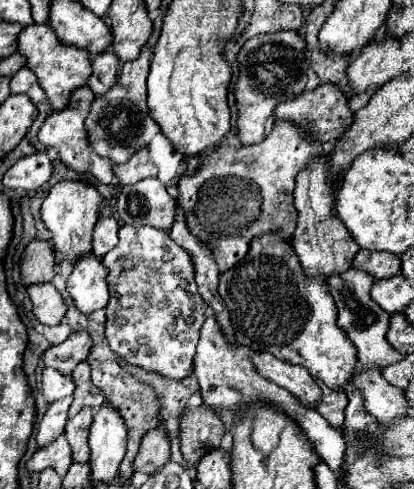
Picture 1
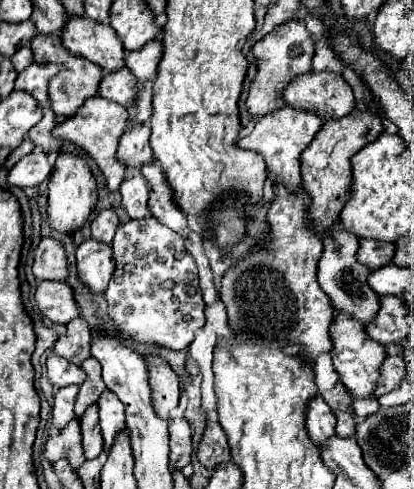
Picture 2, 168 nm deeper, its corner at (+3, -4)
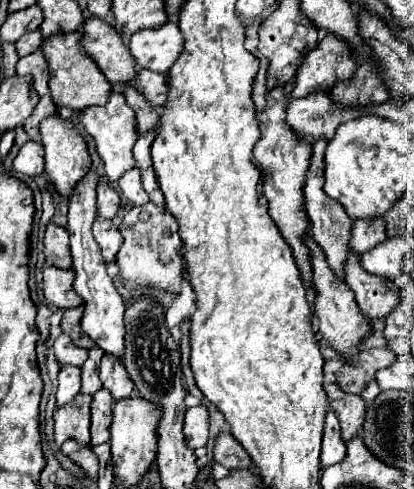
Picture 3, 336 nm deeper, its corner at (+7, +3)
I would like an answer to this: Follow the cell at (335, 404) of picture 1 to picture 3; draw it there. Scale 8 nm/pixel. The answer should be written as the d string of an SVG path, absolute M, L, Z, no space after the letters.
M325 384L325 392L329 406L335 410L341 422L341 436L347 442L357 434L365 420L365 402L361 400L361 396L343 392L339 384Z

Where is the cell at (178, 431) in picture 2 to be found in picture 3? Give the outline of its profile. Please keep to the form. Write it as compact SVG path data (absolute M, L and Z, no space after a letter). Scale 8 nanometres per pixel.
M193 406L185 412L183 434L185 434L185 442L189 444L191 450L205 446L207 434L209 434L209 416L207 416L205 406Z

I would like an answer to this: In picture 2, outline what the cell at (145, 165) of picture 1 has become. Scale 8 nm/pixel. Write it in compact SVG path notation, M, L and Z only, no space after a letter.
M131 121L127 131L119 141L117 157L127 163L131 169L141 169L145 163L153 161L153 149L149 145L151 127L147 123Z

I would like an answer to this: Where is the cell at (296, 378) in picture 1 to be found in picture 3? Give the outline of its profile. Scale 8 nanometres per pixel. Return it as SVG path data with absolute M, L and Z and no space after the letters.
M329 408L325 416L325 428L323 428L323 448L321 448L321 466L327 468L331 464L337 464L345 458L345 442L341 440L339 420L335 412Z

